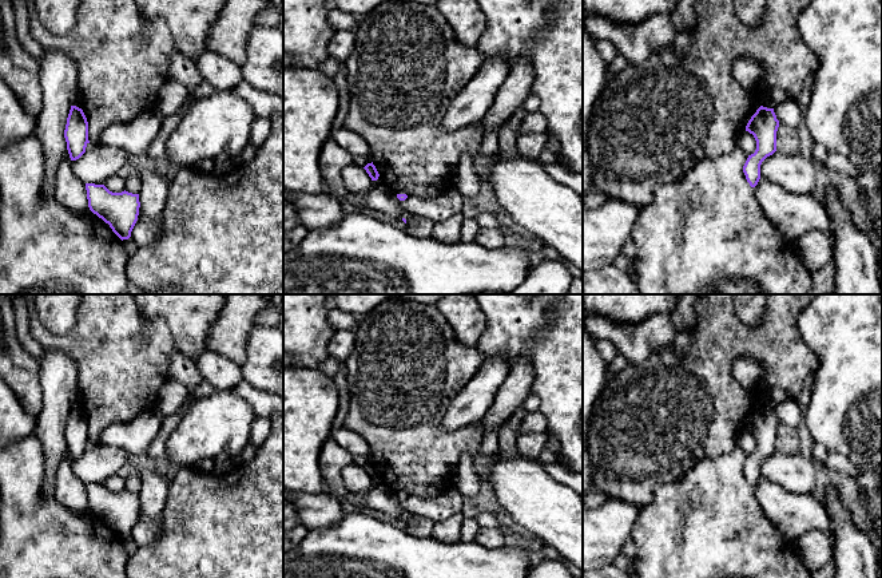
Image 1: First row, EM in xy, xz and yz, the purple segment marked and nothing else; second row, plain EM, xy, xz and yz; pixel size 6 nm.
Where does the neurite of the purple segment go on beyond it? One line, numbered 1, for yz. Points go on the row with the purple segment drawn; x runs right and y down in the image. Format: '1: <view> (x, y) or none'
1: none

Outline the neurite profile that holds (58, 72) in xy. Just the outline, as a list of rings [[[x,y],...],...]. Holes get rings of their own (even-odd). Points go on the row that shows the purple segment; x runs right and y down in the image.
[[[45,51],[39,62],[43,107],[36,118],[35,136],[44,147],[43,195],[53,198],[57,167],[67,154],[64,130],[71,110],[69,96],[78,92],[76,64],[57,51]]]

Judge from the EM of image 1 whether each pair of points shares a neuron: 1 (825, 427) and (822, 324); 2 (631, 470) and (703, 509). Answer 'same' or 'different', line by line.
1: same
2: different

